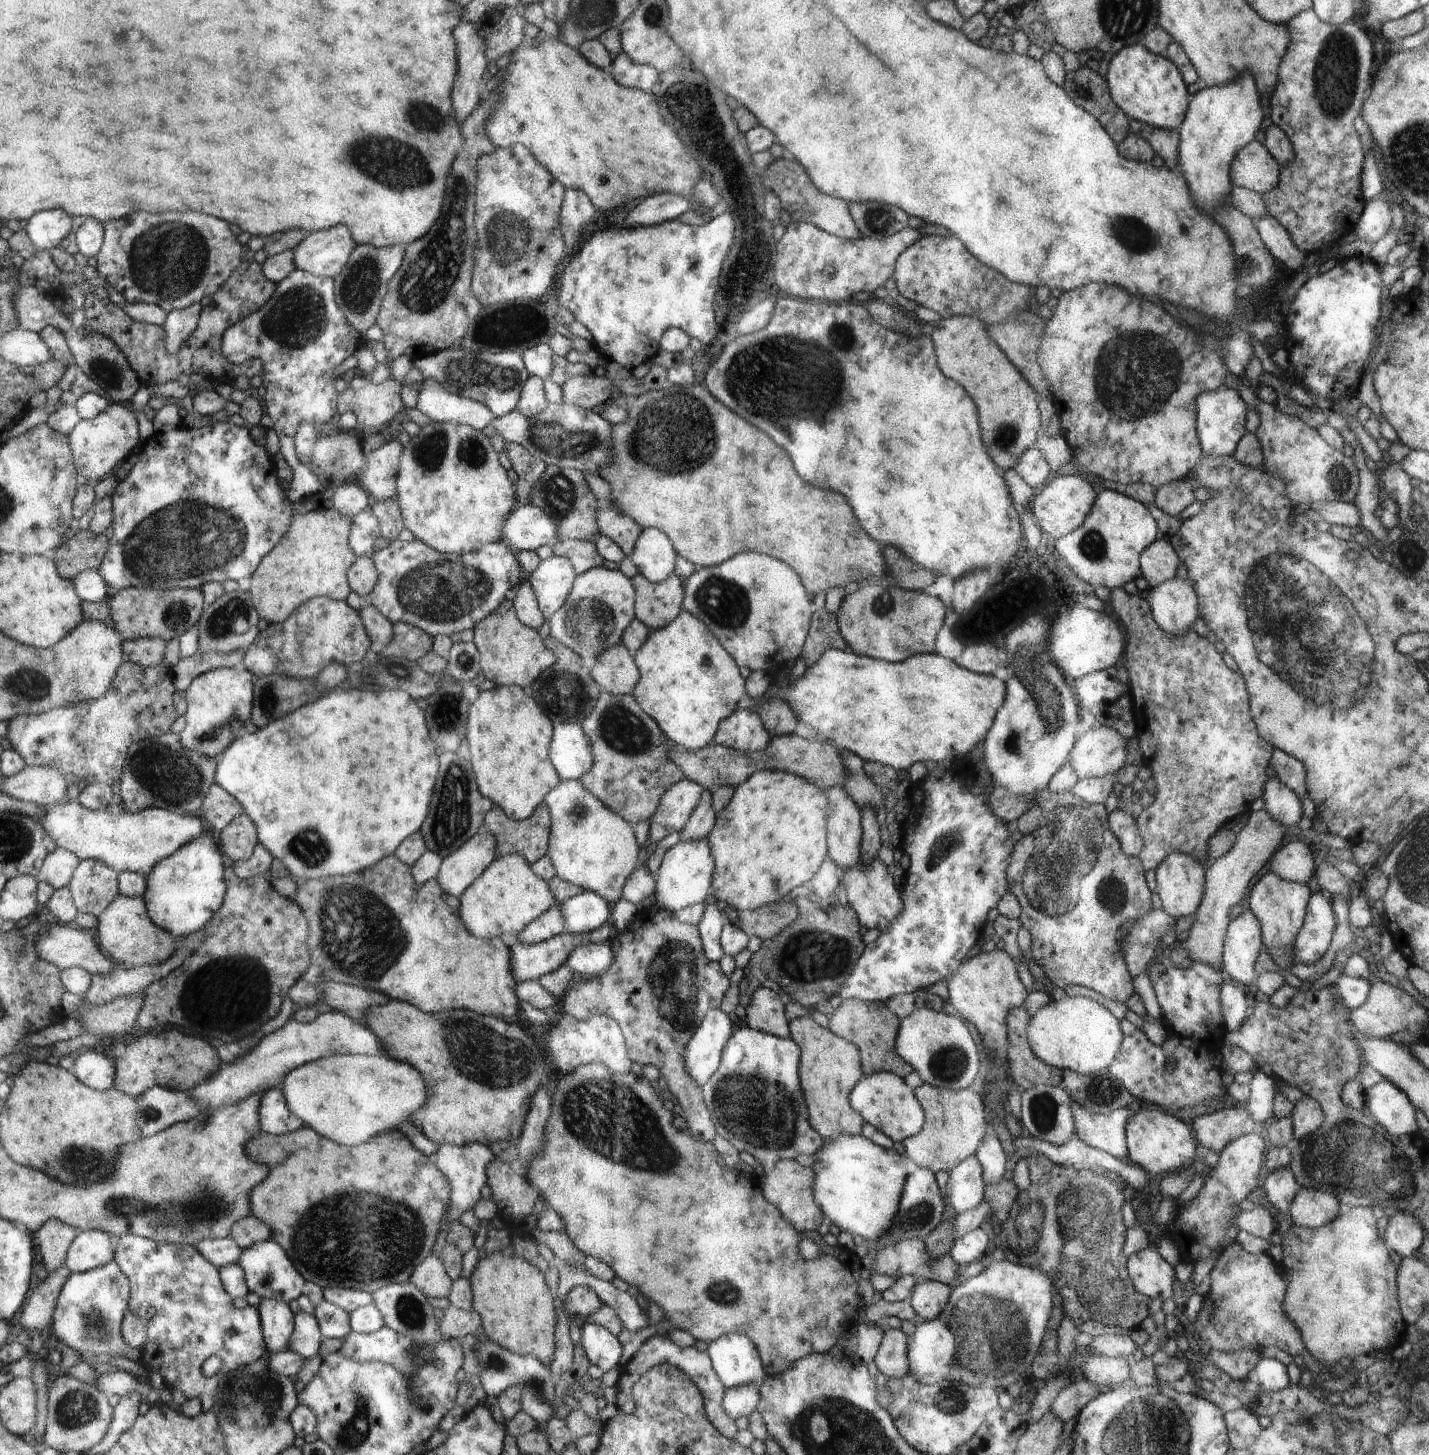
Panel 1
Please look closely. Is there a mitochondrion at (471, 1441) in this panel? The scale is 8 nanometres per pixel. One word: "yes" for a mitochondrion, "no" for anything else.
no

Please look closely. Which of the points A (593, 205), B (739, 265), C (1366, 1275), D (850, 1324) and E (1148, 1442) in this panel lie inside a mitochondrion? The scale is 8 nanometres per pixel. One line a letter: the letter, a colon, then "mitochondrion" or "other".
A: other
B: other
C: mitochondrion
D: other
E: mitochondrion

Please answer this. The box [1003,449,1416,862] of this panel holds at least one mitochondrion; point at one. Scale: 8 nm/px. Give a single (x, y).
(1323, 647)

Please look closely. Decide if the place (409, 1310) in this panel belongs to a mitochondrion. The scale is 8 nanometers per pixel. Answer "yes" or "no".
yes

